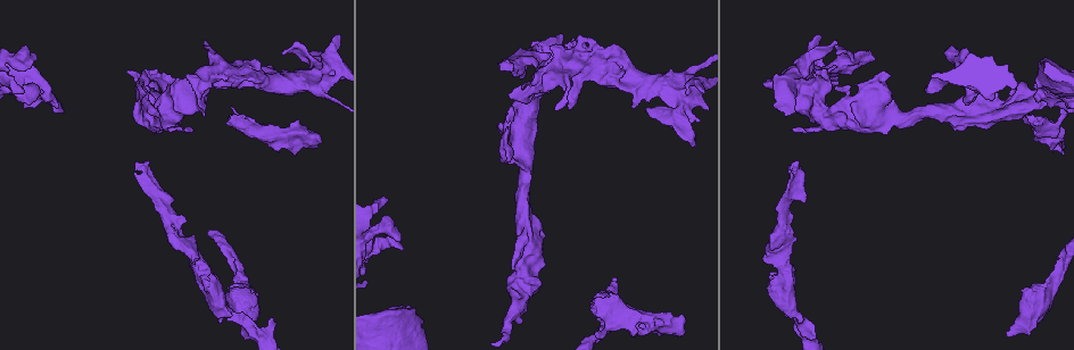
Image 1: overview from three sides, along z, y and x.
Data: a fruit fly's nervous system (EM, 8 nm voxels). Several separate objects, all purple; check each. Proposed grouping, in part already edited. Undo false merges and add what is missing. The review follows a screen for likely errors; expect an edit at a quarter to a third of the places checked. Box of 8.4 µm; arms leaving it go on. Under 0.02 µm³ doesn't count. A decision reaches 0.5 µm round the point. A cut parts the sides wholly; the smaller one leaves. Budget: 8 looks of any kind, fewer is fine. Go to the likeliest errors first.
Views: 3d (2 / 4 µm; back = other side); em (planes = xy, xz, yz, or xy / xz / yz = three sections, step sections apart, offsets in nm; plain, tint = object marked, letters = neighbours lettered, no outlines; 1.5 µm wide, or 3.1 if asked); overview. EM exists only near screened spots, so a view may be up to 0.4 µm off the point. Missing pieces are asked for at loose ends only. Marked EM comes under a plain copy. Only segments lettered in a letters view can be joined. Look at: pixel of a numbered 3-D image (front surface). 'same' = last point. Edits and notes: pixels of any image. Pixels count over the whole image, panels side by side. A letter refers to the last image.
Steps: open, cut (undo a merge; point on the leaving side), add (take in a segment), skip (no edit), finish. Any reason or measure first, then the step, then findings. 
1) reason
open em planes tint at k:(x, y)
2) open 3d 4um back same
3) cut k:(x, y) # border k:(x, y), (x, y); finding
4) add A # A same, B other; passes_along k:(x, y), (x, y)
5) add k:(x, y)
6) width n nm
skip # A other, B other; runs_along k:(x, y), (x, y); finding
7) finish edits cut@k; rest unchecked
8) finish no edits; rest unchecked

free end
open 3d 4um at 1:(386, 200)

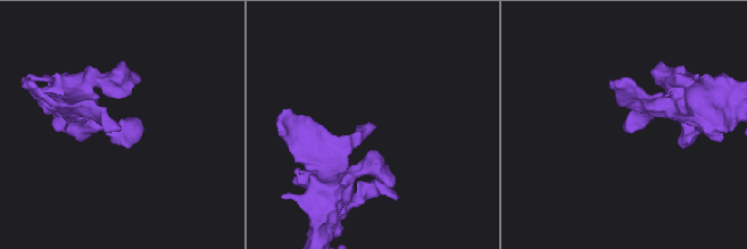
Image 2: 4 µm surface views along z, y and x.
now the EM
open em planes letters at 2:(118, 127)

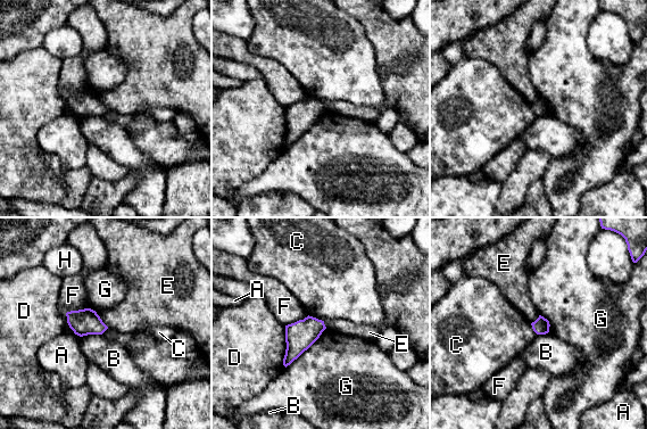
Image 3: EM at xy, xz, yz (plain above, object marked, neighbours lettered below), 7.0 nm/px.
skip # A other, B other, C other, D other, E other, F other, G other, H other; border 3:(96, 312), (108, 327); no lettered segment goes on from it

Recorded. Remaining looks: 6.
free end
open 3d 2um at 1:(692, 144)

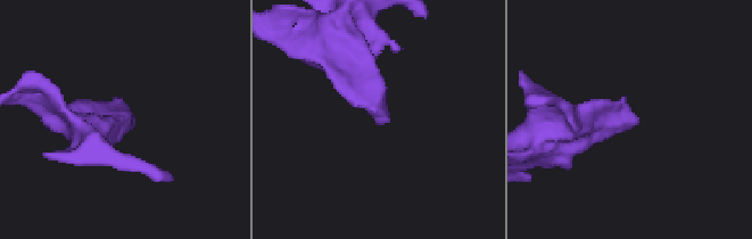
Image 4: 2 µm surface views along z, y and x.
shape alone is not enough
open em planes letters at 4:(385, 120)

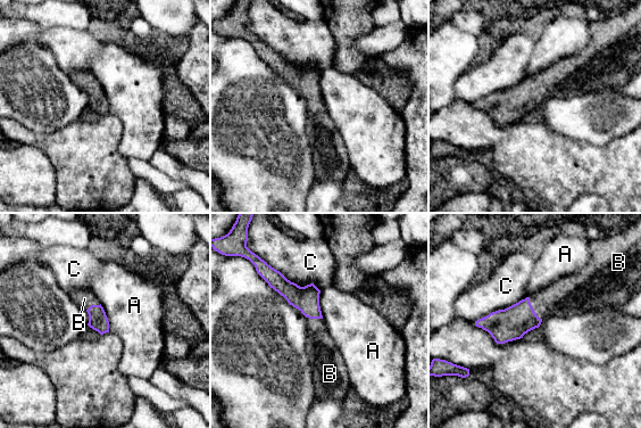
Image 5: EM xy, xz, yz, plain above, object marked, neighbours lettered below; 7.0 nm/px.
width 130 nm
add 5:(565, 297) # A other, B same, C other; passes_along 5:(512, 323), (532, 309), (565, 297); it goes on there

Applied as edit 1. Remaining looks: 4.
an open end
open 3d 2um at 1:(156, 91)

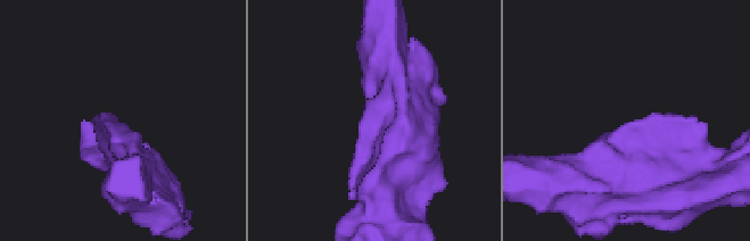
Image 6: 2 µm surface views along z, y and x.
open em planes letters at 6:(665, 116)

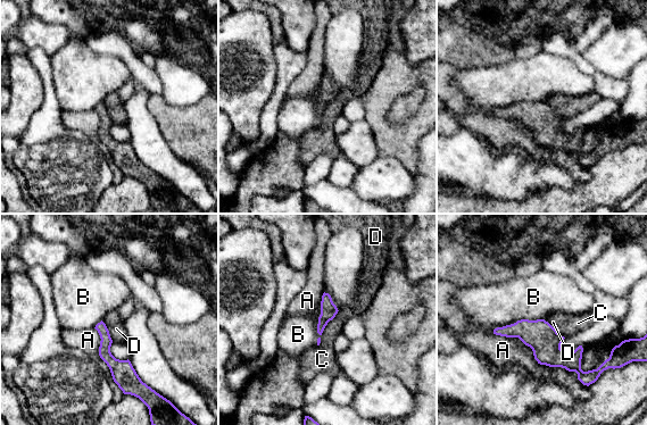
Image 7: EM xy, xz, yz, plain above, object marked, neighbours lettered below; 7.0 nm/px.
skip # A other, B other, C other, D other; border 7:(544, 318), (517, 319), (495, 328); no lettered segment goes on from it

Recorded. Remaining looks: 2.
finish edits add@5; rest unchecked

